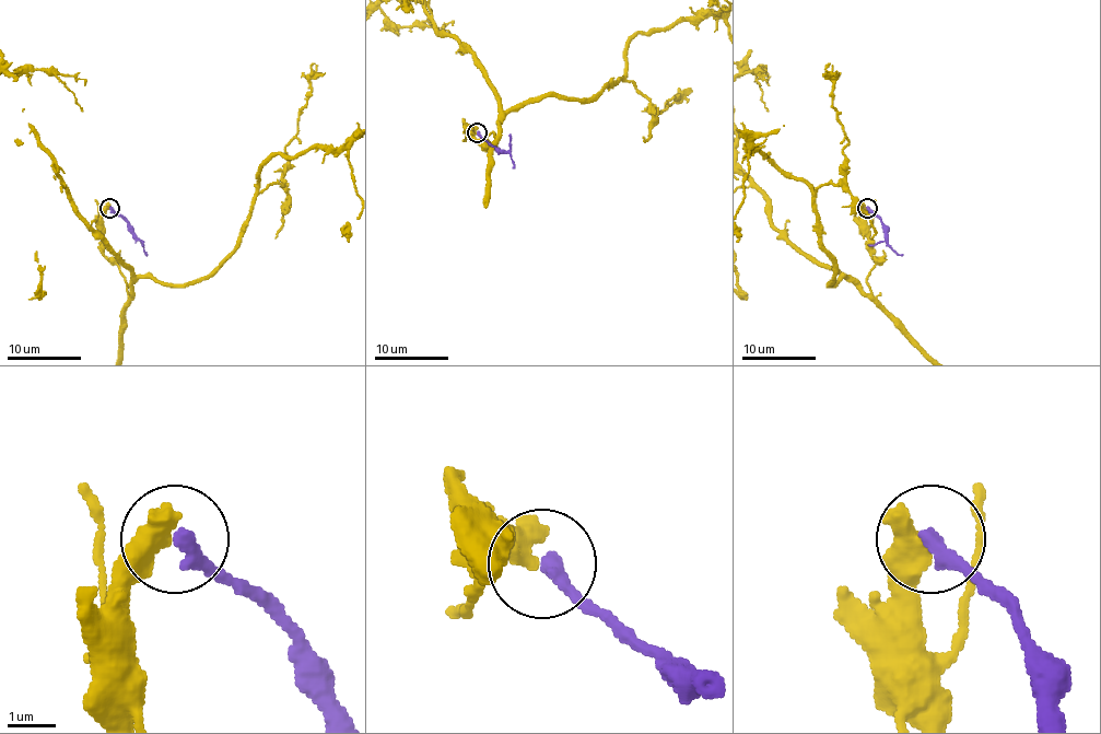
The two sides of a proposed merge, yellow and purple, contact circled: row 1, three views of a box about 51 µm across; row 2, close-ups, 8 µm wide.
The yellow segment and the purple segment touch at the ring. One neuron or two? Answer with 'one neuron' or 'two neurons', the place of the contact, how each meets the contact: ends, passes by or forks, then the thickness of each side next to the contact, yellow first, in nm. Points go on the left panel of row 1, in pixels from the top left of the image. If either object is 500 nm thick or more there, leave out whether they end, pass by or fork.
two neurons | (109, 208) | 550/340 nm

